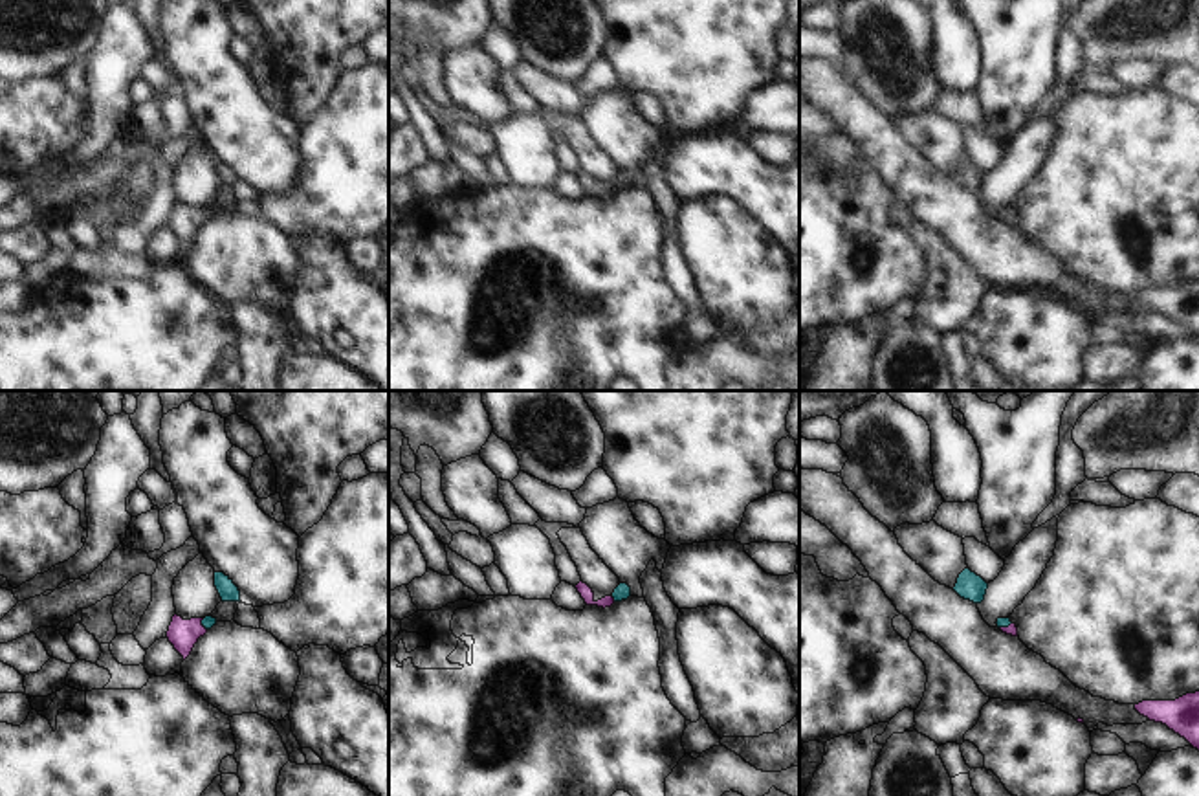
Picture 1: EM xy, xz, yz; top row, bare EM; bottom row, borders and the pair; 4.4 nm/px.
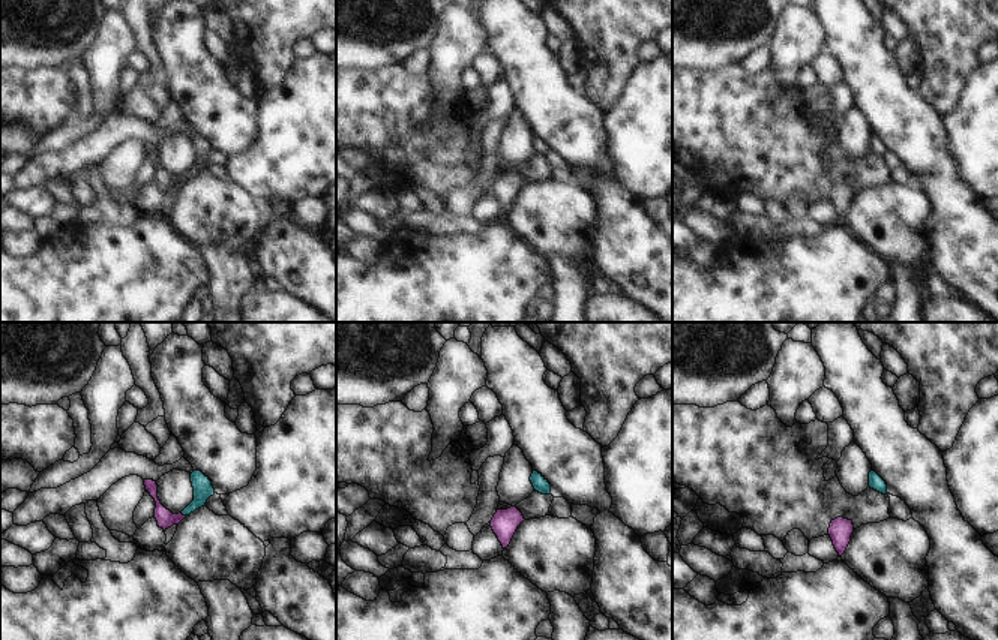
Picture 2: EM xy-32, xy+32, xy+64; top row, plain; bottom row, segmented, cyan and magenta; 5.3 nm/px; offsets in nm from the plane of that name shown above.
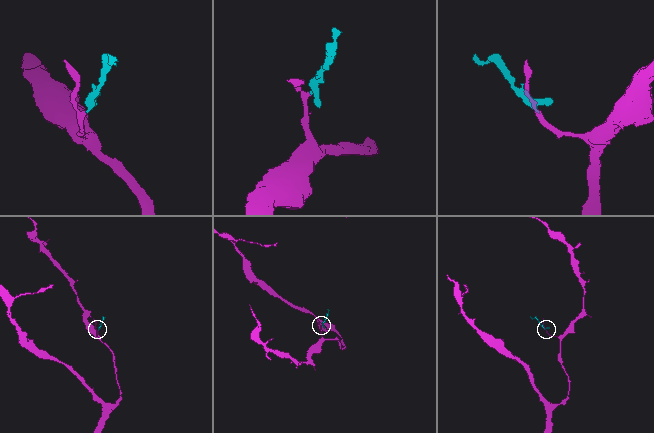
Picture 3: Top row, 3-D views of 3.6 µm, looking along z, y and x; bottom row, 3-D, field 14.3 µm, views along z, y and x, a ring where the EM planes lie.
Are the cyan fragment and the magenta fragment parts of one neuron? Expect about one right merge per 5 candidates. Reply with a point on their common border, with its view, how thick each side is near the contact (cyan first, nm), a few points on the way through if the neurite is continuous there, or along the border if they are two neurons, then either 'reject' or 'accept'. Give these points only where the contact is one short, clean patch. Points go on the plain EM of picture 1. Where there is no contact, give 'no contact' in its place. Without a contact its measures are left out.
xz (613, 186) | 70/60 nm | across xz (622, 180), (613, 186), (594, 191), (583, 178) | accept

